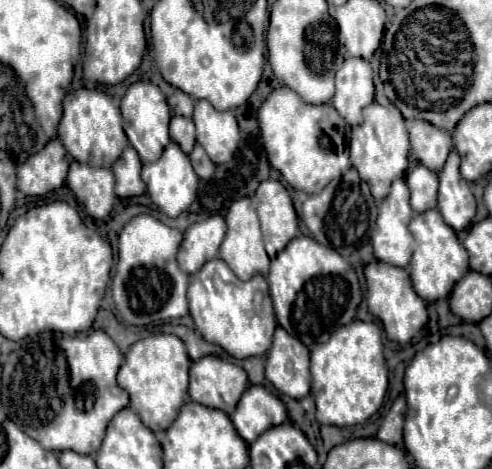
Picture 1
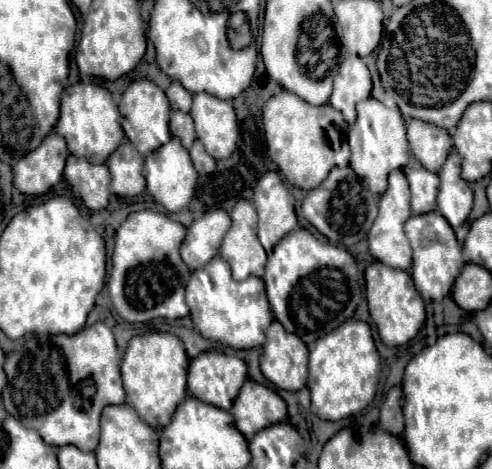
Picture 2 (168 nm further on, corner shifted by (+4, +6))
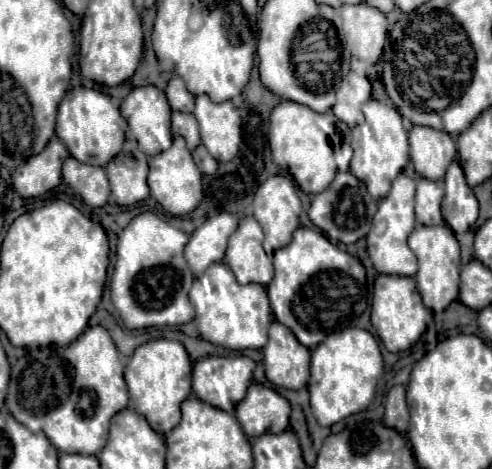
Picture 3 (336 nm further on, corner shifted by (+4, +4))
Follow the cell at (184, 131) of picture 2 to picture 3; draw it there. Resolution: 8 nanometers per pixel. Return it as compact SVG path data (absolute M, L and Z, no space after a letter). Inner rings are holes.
M172 113L172 133L180 135L186 139L186 147L190 151L194 151L200 145L200 135L198 135L198 127L196 127L196 119L194 115L186 115L186 113Z

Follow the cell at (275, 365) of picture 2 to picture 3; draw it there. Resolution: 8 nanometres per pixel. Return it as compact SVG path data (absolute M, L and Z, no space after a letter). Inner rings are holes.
M274 321L268 329L268 343L264 351L264 369L266 377L286 389L302 389L310 377L310 351L298 343L298 339L284 327Z

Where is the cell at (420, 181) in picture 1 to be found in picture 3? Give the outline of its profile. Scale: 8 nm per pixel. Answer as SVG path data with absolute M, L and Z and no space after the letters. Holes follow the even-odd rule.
M418 179L416 185L416 221L422 225L444 223L440 215L440 203L444 197L444 187L438 181Z

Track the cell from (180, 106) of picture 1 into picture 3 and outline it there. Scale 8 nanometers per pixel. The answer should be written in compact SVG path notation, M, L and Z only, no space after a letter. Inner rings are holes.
M172 77L166 87L166 97L172 107L172 111L192 113L194 111L194 95L184 87L184 81L180 77Z

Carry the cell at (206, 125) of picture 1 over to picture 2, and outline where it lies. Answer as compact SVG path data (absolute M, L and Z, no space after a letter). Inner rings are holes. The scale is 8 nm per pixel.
M196 93L190 111L196 135L214 159L226 159L236 149L238 119L230 101L216 99L208 93Z

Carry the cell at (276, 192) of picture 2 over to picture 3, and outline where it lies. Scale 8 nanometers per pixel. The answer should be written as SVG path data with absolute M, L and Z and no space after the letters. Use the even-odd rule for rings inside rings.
M274 175L270 179L266 179L256 195L254 195L254 203L252 203L252 209L254 209L254 217L256 221L260 223L262 231L264 231L264 249L268 255L272 255L276 249L284 247L290 243L292 239L292 233L294 229L298 229L300 221L298 221L298 215L300 215L300 199L294 191L294 183L290 177L284 177L284 175Z

